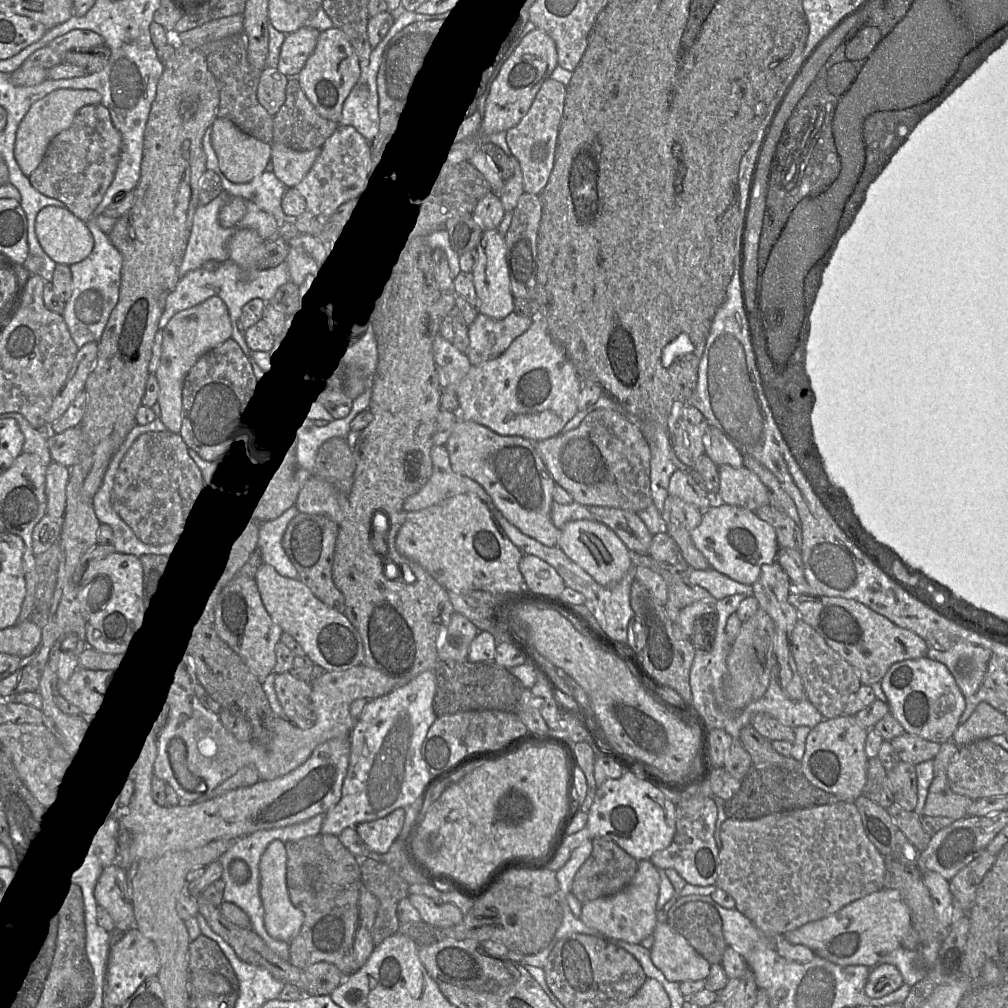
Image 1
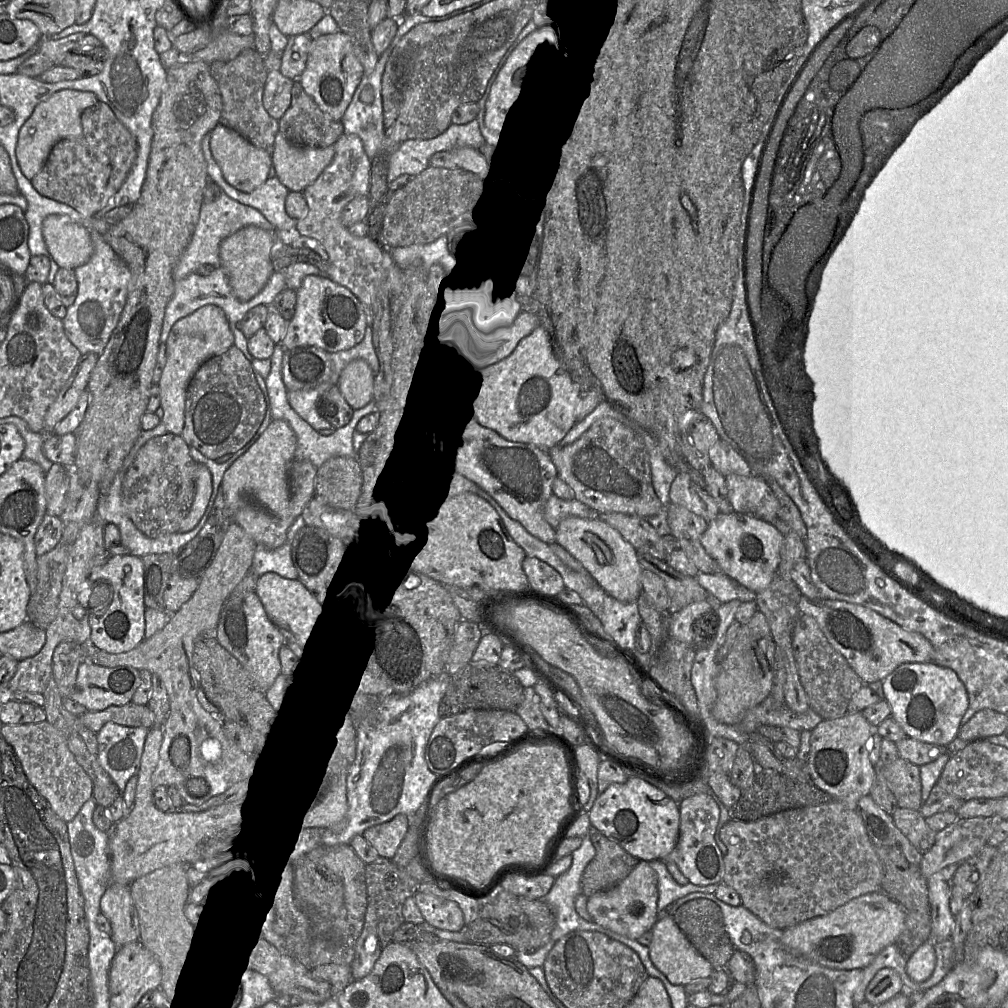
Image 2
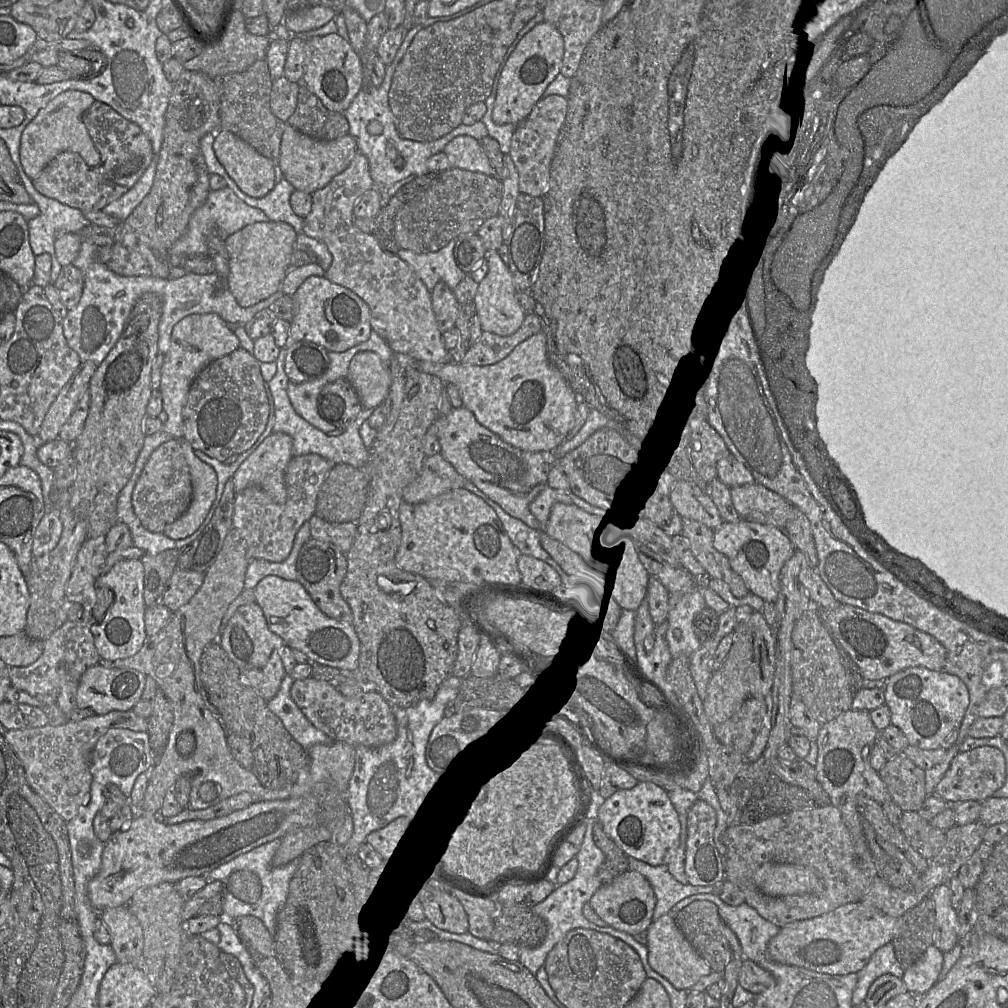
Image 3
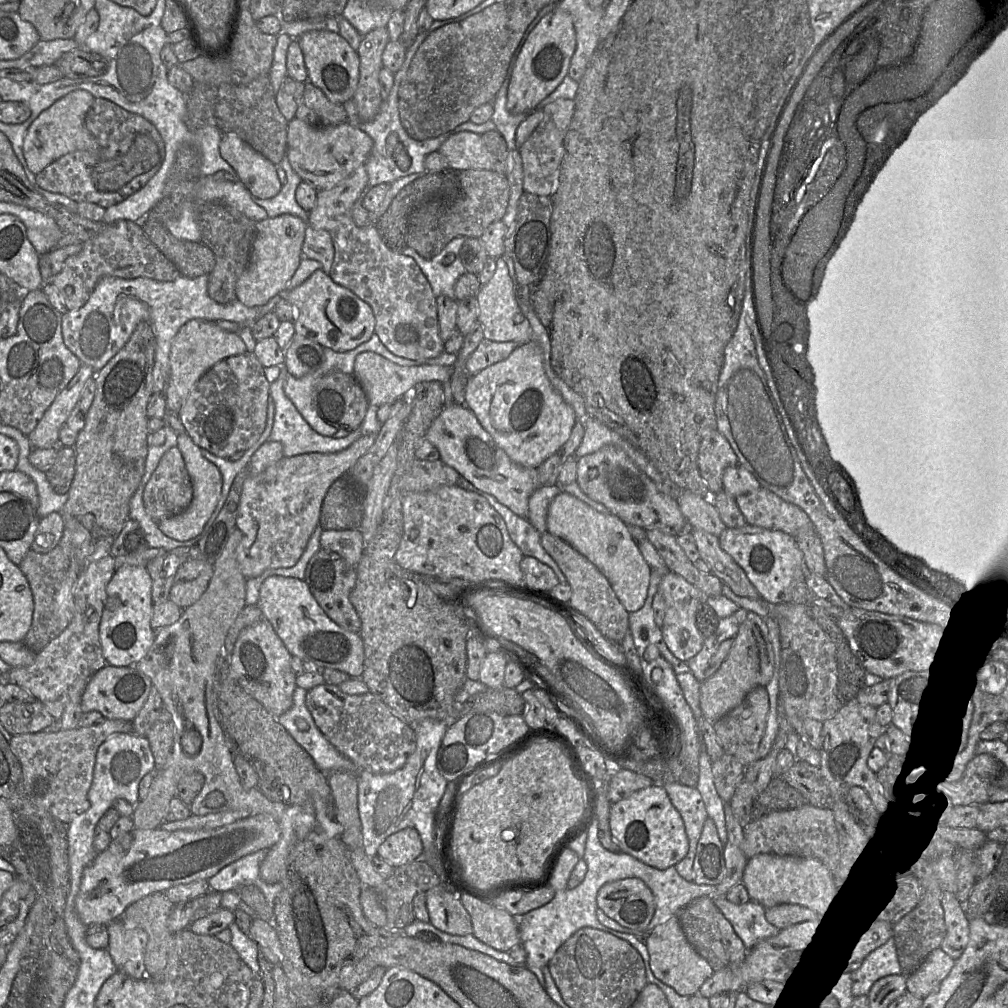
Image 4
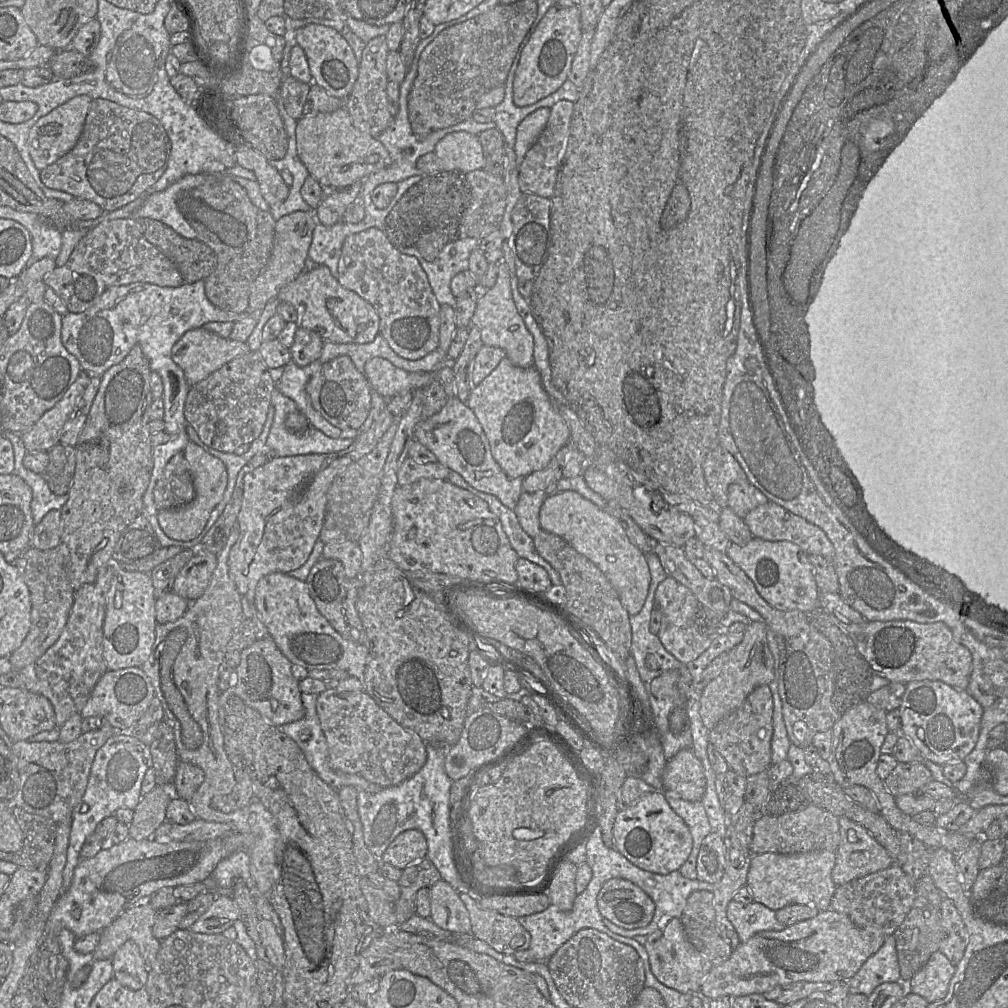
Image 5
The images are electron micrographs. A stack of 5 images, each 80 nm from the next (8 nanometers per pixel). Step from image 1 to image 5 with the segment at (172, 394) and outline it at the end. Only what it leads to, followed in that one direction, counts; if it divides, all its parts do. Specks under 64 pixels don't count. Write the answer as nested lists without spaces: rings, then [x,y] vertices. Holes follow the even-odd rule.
[[[199,327],[187,331],[174,344],[171,357],[193,386],[226,363],[249,352],[247,342],[222,338]]]

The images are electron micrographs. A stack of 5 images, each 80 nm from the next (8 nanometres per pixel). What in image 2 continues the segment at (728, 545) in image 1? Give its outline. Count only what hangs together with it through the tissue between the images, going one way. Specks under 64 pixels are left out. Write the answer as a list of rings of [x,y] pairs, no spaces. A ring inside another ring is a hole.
[[[732,512],[719,513],[715,519],[708,522],[707,529],[701,536],[701,544],[709,556],[719,565],[723,574],[733,579],[747,589],[759,593],[770,587],[781,561],[783,534],[772,523],[757,519],[746,514]]]

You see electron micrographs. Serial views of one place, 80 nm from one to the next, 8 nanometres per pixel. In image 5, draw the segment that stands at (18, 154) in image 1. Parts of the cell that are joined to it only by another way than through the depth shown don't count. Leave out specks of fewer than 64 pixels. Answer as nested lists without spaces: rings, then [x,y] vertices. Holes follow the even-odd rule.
[[[87,95],[75,96],[39,118],[31,127],[27,139],[27,148],[35,167],[39,171],[56,162],[75,146],[82,133],[91,100]]]

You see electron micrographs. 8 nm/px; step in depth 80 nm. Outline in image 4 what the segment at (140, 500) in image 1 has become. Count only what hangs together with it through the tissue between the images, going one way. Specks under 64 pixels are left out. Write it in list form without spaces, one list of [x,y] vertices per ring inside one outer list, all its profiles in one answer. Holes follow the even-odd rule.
[[[169,449],[143,491],[146,513],[159,524],[185,511],[193,498],[193,486],[181,451]]]

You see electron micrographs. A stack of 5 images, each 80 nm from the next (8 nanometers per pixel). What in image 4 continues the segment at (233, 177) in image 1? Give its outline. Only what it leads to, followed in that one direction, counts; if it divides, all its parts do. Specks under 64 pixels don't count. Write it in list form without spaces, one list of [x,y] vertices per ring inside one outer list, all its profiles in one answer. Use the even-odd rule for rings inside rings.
[[[222,132],[219,151],[252,197],[269,199],[280,192],[282,184],[276,173],[276,165],[254,150],[237,134]]]

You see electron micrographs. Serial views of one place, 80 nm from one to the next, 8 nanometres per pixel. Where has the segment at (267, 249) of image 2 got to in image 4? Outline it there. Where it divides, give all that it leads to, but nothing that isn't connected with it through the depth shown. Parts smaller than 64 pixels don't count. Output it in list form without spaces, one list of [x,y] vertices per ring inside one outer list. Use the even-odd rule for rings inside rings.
[[[284,214],[256,222],[250,261],[236,282],[236,299],[246,307],[261,307],[276,295],[286,293],[286,286],[303,258],[302,245],[308,224],[301,218]]]

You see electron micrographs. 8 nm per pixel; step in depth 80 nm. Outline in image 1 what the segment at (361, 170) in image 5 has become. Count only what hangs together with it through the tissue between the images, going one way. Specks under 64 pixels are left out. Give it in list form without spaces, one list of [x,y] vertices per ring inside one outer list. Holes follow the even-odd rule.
[[[272,143],[273,173],[287,189],[294,189],[309,172],[319,153],[320,149],[294,151],[283,144]]]

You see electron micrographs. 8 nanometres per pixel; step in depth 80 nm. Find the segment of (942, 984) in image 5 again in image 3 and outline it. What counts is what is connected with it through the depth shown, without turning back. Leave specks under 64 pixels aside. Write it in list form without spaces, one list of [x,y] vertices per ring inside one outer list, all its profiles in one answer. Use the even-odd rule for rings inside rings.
[[[929,946],[919,959],[906,968],[902,981],[906,991],[919,998],[926,994],[939,980],[943,966],[943,952]]]

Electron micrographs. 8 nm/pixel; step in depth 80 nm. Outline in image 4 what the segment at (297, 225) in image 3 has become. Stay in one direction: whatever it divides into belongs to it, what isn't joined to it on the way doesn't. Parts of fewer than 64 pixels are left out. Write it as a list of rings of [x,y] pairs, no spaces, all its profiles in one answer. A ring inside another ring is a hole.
[[[286,155],[277,166],[281,166],[286,173],[286,182],[282,185],[280,192],[269,199],[253,197],[254,202],[266,211],[268,218],[290,214],[301,218],[308,224],[309,213],[304,211],[295,199],[296,188],[302,179],[292,169]]]

